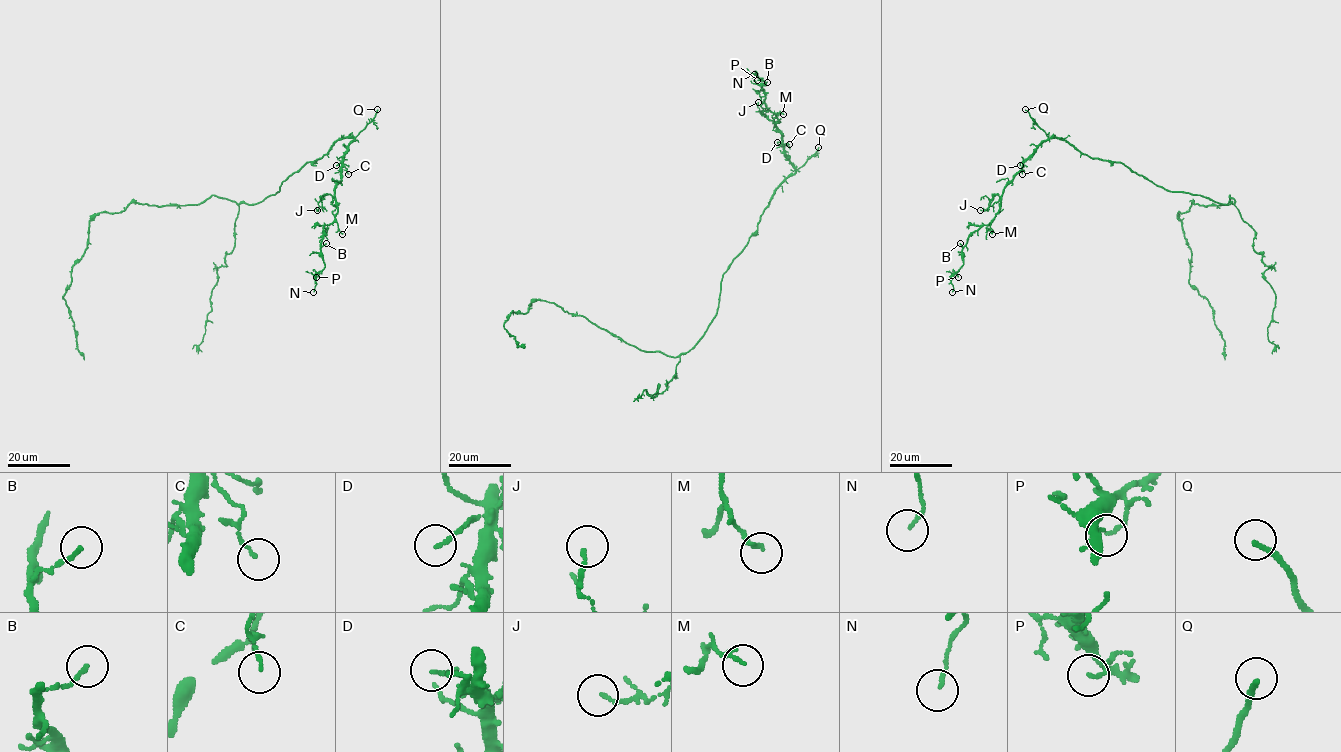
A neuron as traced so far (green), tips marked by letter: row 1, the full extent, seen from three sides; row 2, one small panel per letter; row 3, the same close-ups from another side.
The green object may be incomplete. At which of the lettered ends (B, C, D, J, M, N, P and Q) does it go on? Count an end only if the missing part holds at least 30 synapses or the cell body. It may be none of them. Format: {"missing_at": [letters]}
{"missing_at": ["Q"]}

